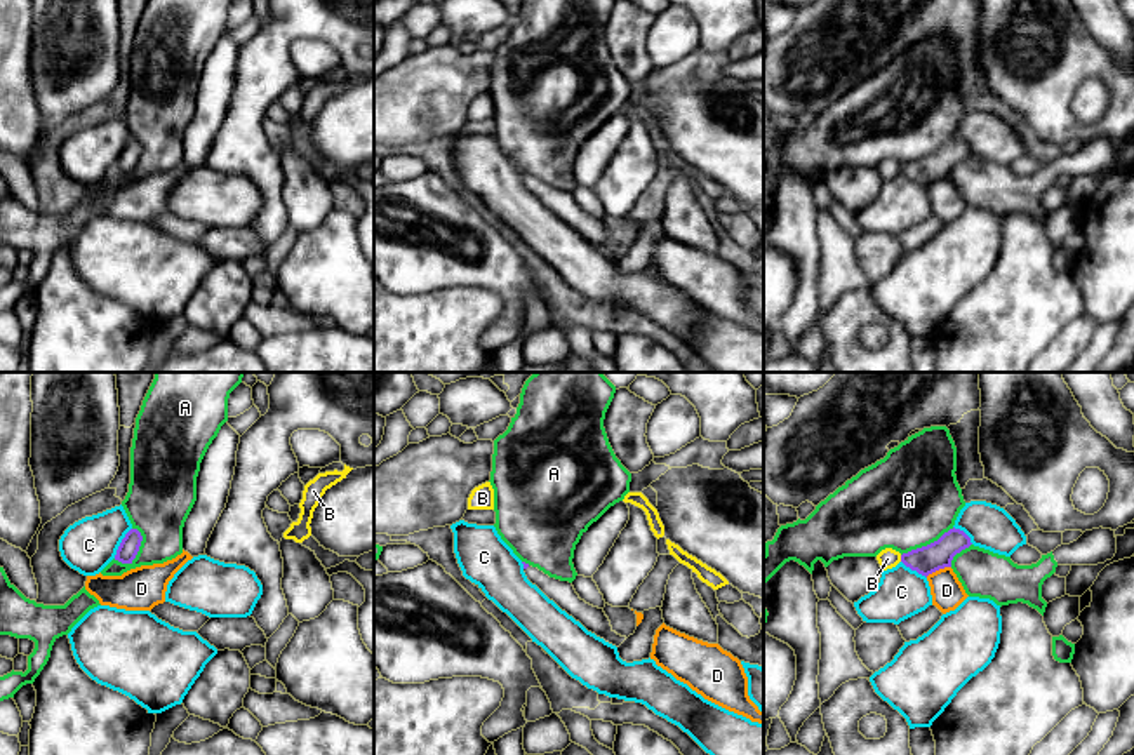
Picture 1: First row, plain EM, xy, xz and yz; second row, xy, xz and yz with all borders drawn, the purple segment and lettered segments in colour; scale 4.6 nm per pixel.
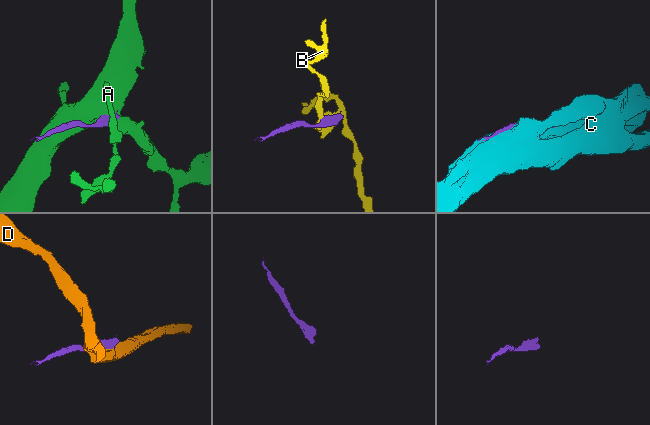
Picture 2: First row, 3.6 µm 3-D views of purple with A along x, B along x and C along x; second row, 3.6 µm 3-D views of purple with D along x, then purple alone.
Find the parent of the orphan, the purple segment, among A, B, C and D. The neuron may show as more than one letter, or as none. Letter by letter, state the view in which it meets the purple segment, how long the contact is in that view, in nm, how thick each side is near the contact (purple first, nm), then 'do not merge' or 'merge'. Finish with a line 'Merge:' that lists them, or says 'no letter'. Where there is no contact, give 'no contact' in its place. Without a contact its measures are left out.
A: meets purple in xy; contact 190 nm long; 90 nm thick on the purple side, 300 nm on the other; do not merge
B: meets purple in yz; contact 30 nm long; 130 nm thick on the purple side, 90 nm on the other; do not merge
C: meets purple in xy; contact 170 nm long; 90 nm thick on the purple side, 240 nm on the other; do not merge
D: meets purple in yz; contact 130 nm long; 130 nm thick on the purple side, 150 nm on the other; do not merge
Merge: no letter

